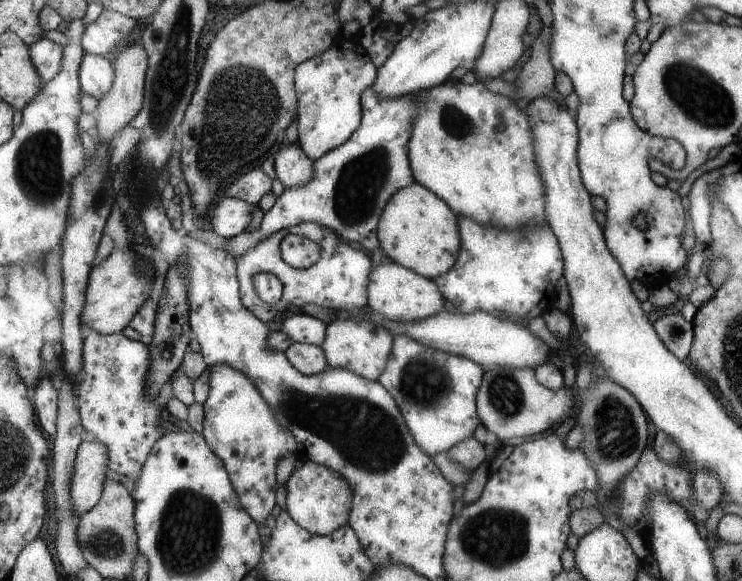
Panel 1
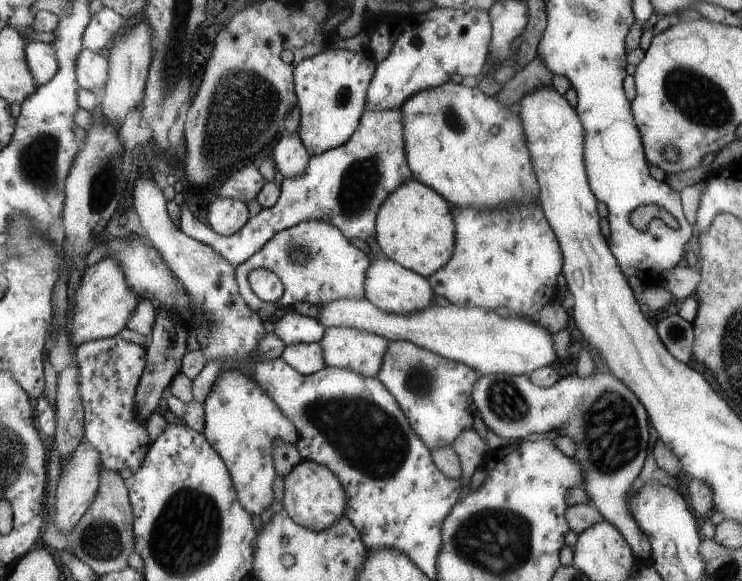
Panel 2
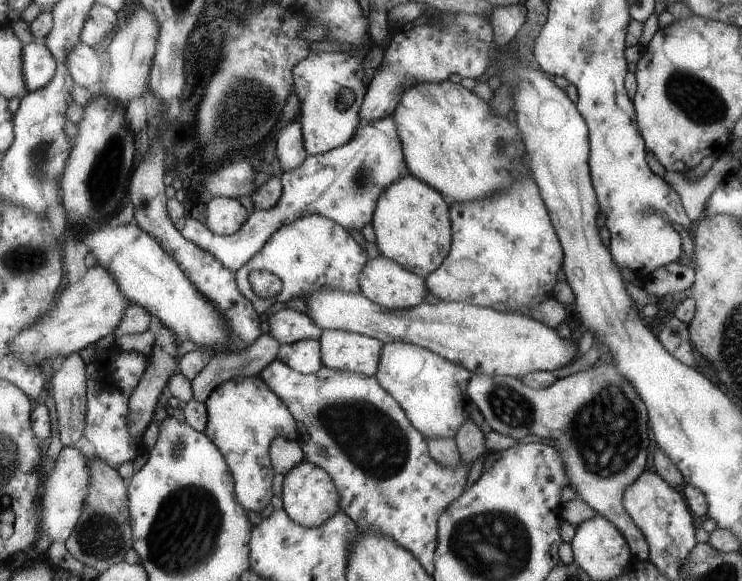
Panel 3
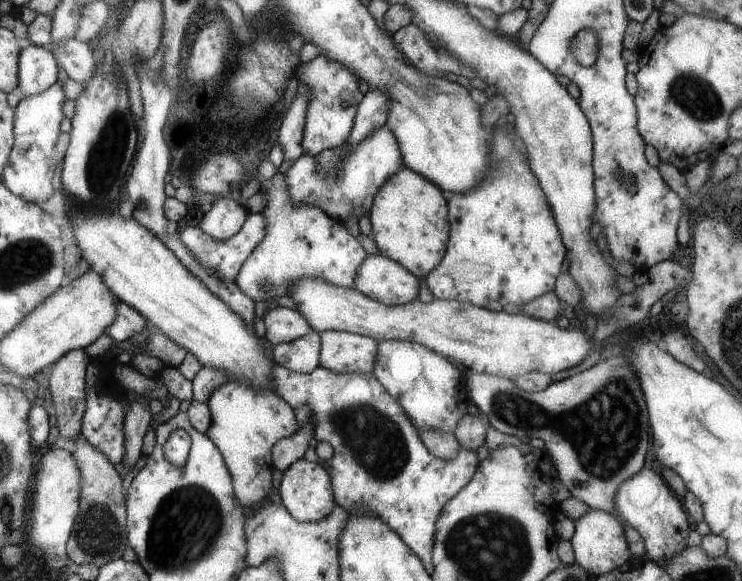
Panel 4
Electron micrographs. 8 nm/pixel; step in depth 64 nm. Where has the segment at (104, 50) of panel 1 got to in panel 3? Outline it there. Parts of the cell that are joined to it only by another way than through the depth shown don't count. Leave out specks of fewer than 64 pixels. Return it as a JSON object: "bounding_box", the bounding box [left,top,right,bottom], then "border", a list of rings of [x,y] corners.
{"bounding_box":[81,4,119,46],"border":[[[95,4],[91,10],[89,10],[89,18],[83,26],[83,32],[81,32],[81,44],[87,44],[87,46],[97,46],[103,42],[103,38],[111,32],[111,30],[117,30],[117,24],[119,24],[119,16],[115,16],[115,10],[107,8],[107,6],[99,6]]]}

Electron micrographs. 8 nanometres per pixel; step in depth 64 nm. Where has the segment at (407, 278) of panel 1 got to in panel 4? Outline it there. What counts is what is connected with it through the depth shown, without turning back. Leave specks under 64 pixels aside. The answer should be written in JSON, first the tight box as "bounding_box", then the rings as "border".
{"bounding_box":[355,256,419,306],"border":[[[367,256],[357,266],[355,292],[361,292],[369,300],[377,300],[385,306],[415,304],[419,298],[419,280],[409,274],[401,264],[385,256]]]}

